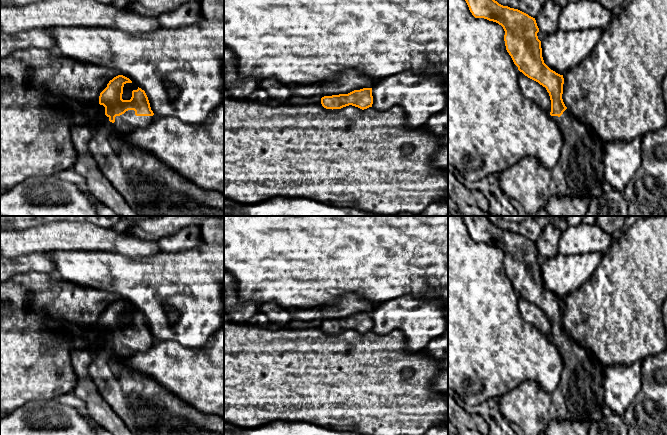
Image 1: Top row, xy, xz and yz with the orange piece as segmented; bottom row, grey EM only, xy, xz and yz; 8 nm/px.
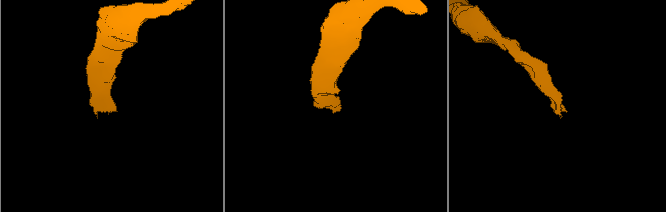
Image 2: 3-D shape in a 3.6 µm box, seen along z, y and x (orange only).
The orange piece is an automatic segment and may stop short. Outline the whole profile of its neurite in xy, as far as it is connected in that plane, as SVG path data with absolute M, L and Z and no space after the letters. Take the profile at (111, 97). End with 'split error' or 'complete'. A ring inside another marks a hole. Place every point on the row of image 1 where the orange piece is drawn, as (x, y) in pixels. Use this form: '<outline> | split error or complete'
M118 75L109 81L99 96L103 123L92 127L94 135L88 147L100 171L138 216L224 216L224 194L196 186L143 150L125 147L117 153L112 148L110 133L113 130L124 135L146 127L155 118L148 97L141 88L132 91L130 100L122 99L126 83L132 81Z | split error

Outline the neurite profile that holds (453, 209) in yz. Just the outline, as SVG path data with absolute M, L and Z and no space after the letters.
M448 195L448 216L473 216L469 209L459 207Z

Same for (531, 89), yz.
M518 70L518 84L523 96L537 103L544 111L550 114L551 100L546 88L538 82L528 78Z

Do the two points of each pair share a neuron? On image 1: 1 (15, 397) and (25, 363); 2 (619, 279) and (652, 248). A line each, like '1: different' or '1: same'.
1: same
2: same

